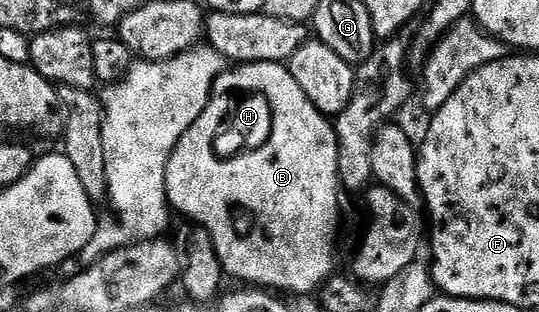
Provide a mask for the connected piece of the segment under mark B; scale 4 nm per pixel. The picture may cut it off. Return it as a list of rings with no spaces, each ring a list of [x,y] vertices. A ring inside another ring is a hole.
[[[250,62],[247,64],[236,64],[231,68],[225,69],[224,73],[212,85],[212,94],[208,98],[208,103],[202,112],[202,116],[198,116],[198,120],[194,120],[194,124],[190,124],[190,128],[184,133],[182,140],[178,140],[178,144],[172,150],[172,155],[166,168],[166,190],[168,192],[168,201],[173,211],[180,213],[181,210],[186,217],[193,218],[196,221],[195,225],[199,229],[204,230],[212,237],[212,246],[216,249],[220,267],[222,267],[229,279],[237,278],[240,284],[247,284],[252,288],[267,288],[272,292],[285,290],[288,294],[315,295],[320,287],[323,286],[324,281],[331,278],[337,269],[335,242],[336,229],[340,226],[340,194],[342,195],[342,187],[340,185],[340,177],[338,176],[336,127],[330,121],[329,115],[323,114],[318,108],[314,108],[314,104],[308,99],[306,92],[302,92],[302,88],[298,88],[298,80],[294,80],[294,76],[289,72],[287,65],[279,62]],[[238,88],[263,91],[264,94],[271,96],[273,105],[276,106],[276,135],[273,137],[270,145],[264,146],[264,150],[260,150],[260,154],[252,154],[252,158],[240,158],[240,162],[216,162],[216,158],[212,158],[212,133],[215,131],[219,109],[222,105],[227,105],[226,96],[237,91]]]

